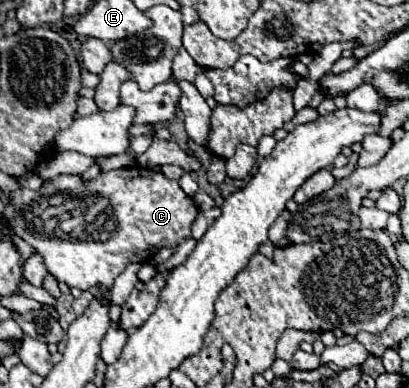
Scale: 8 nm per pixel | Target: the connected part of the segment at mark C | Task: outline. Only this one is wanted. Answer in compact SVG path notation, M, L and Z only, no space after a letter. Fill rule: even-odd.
M113 169L101 173L91 183L83 183L77 175L59 175L43 185L39 193L43 197L51 197L51 193L75 193L75 197L99 193L103 201L111 205L107 233L99 233L99 237L91 237L91 241L55 241L55 237L49 239L41 233L31 233L31 247L43 255L47 271L59 281L65 281L69 287L77 287L81 291L99 285L111 289L115 277L129 263L149 263L155 251L163 247L177 247L191 237L191 225L199 213L195 201L185 195L177 181L167 179L163 173L153 169Z

